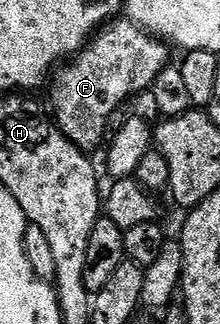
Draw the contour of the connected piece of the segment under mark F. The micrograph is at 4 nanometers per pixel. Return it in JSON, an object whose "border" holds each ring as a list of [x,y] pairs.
{"border":[[[116,17],[96,31],[87,46],[58,72],[55,88],[54,83],[50,88],[50,110],[65,137],[81,150],[94,152],[103,135],[105,139],[108,134],[107,119],[124,106],[123,102],[134,91],[146,92],[152,88],[155,78],[169,66],[167,50],[164,40],[126,17]]]}

